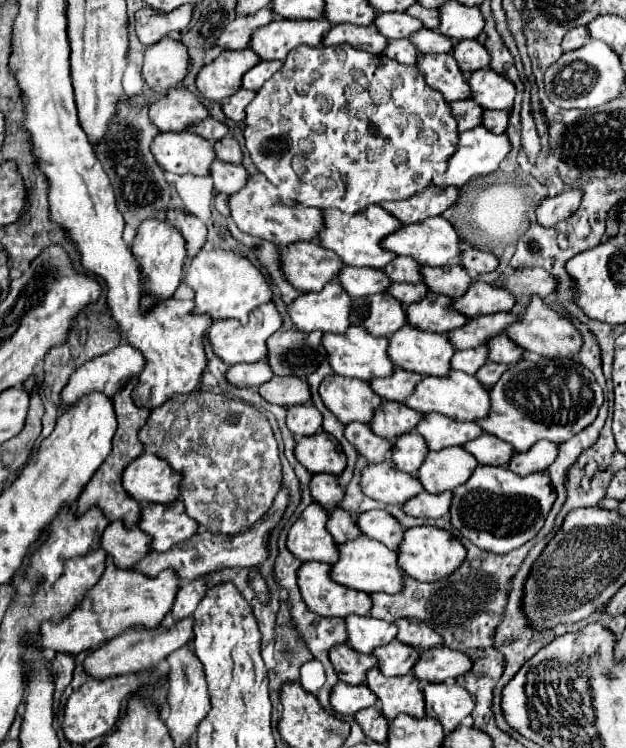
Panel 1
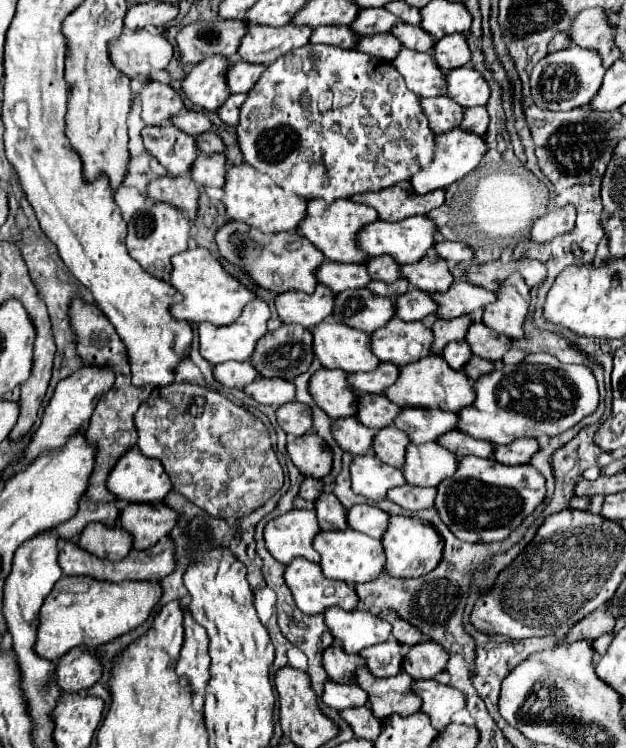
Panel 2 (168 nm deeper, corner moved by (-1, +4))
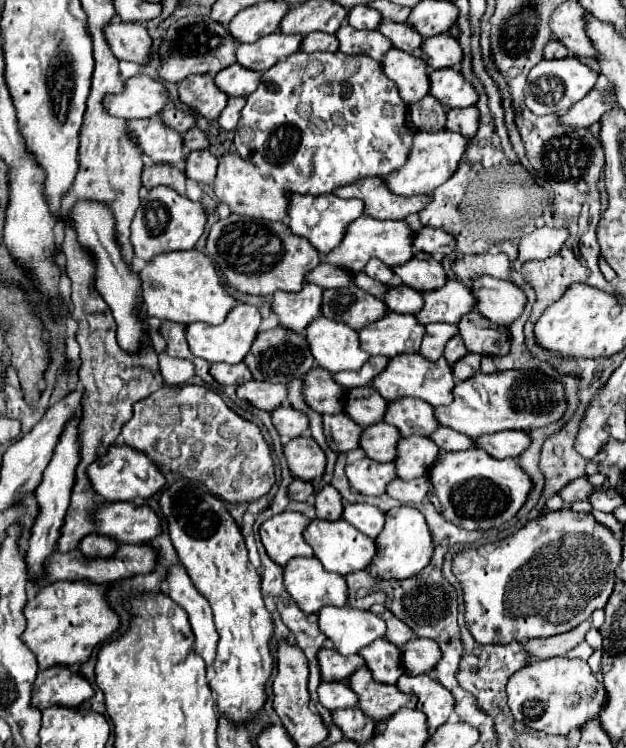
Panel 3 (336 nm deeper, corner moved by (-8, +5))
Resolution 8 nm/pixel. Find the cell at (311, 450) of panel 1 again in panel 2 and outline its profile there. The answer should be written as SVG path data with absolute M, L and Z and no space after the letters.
M316 433L292 439L286 445L286 451L304 477L322 479L332 469L332 453L324 447L324 441Z

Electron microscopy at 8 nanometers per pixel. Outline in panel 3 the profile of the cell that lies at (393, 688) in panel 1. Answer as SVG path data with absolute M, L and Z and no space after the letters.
M367 666L359 668L347 682L359 696L359 708L375 722L385 720L401 708L417 708L417 698L413 694L401 692L395 684L375 682Z

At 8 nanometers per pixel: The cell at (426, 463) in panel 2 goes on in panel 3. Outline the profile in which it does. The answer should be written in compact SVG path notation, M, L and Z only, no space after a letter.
M423 436L401 438L395 458L397 476L401 480L415 480L427 476L439 452L441 448L431 438L423 438Z

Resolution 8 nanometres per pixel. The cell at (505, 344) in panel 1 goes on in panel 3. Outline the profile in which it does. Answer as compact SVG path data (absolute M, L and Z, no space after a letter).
M473 310L471 314L465 314L459 320L457 328L459 328L459 334L469 352L477 352L477 354L495 358L495 356L503 356L511 350L505 328L495 326L493 322L483 318L477 310Z

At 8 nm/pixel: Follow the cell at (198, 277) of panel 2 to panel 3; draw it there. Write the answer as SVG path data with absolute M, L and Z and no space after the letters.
M185 250L185 252L167 252L159 258L147 262L141 270L143 280L143 302L147 306L147 316L159 320L171 320L181 324L191 322L207 322L219 324L225 322L227 314L235 308L237 300L227 292L225 284L221 282L213 262L199 250Z

